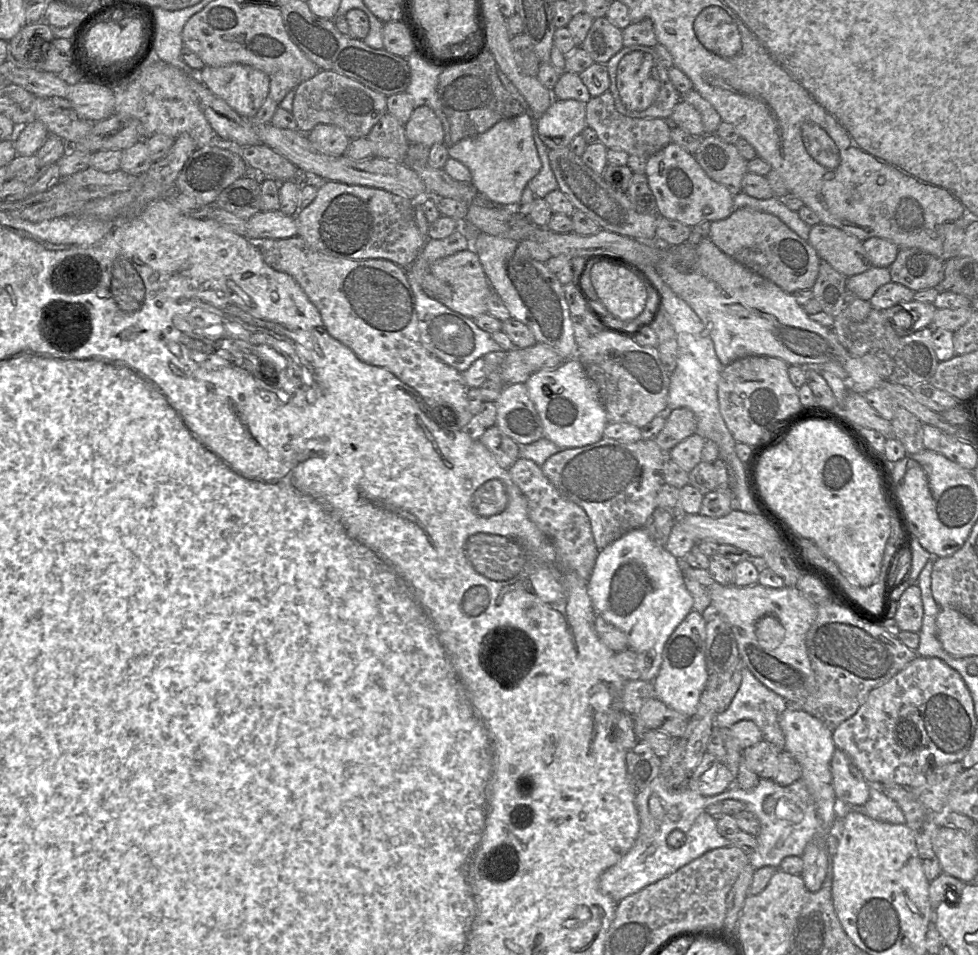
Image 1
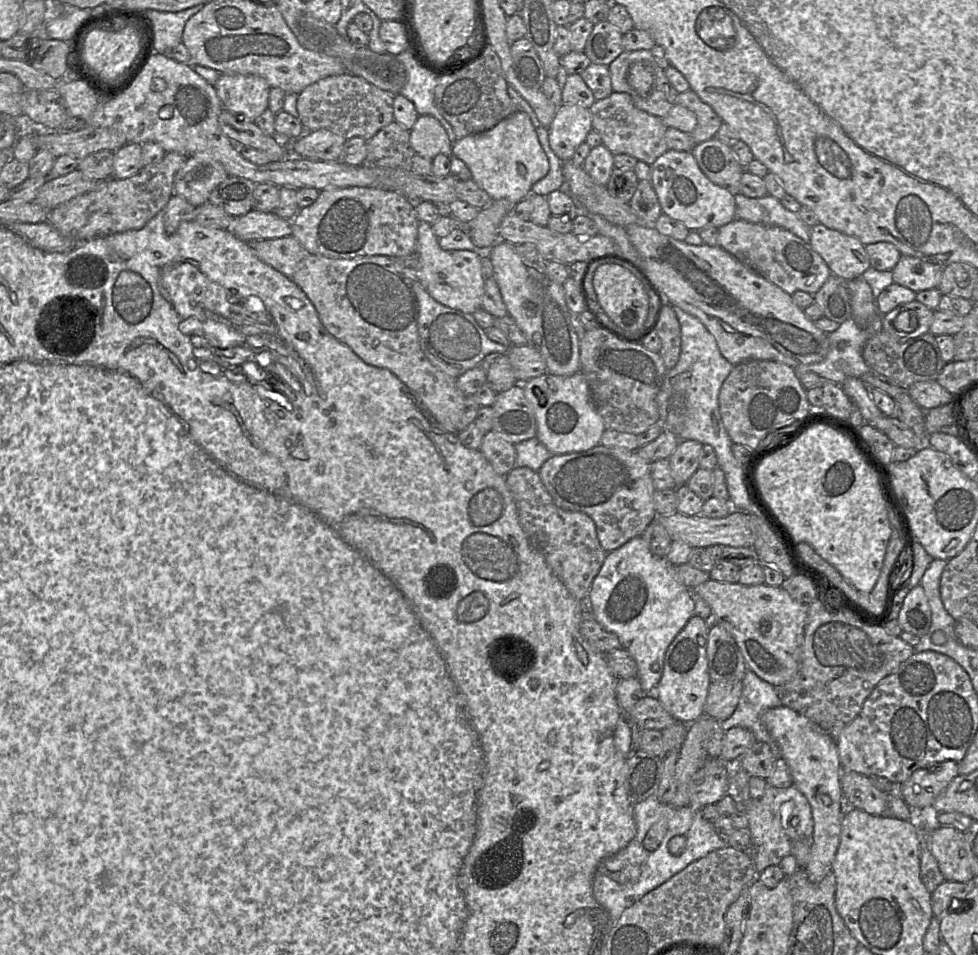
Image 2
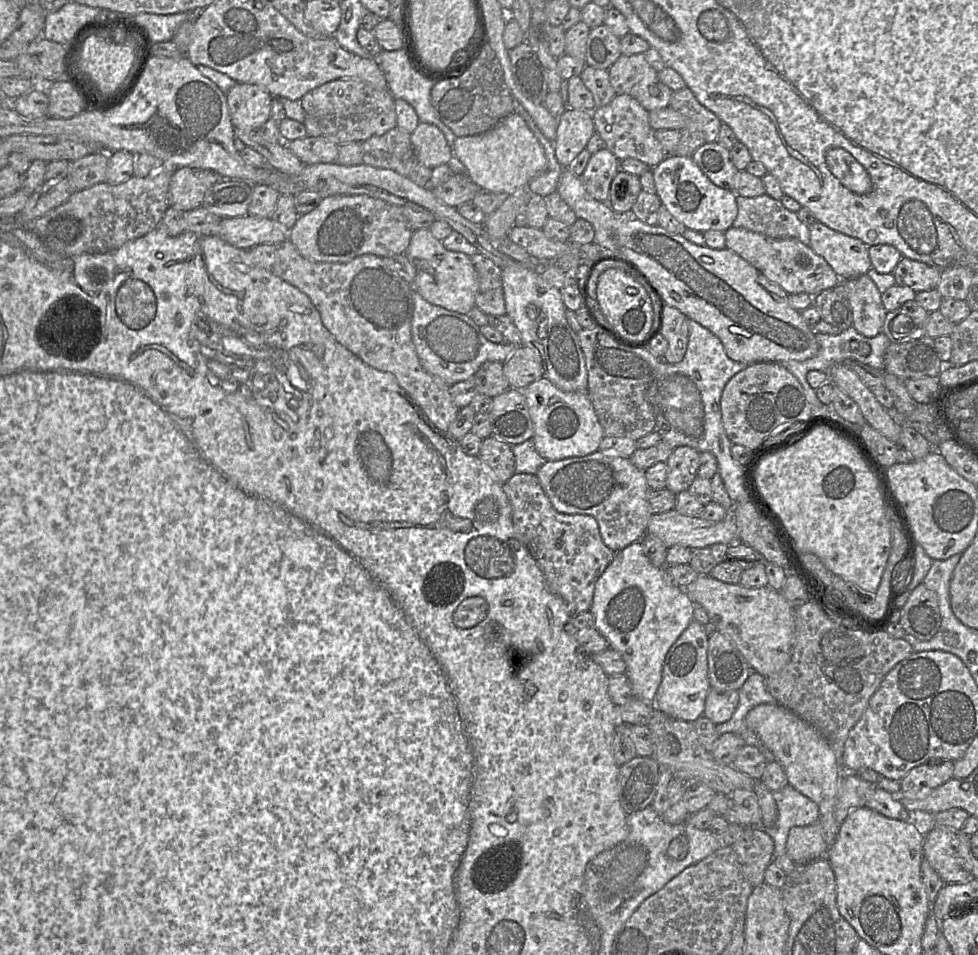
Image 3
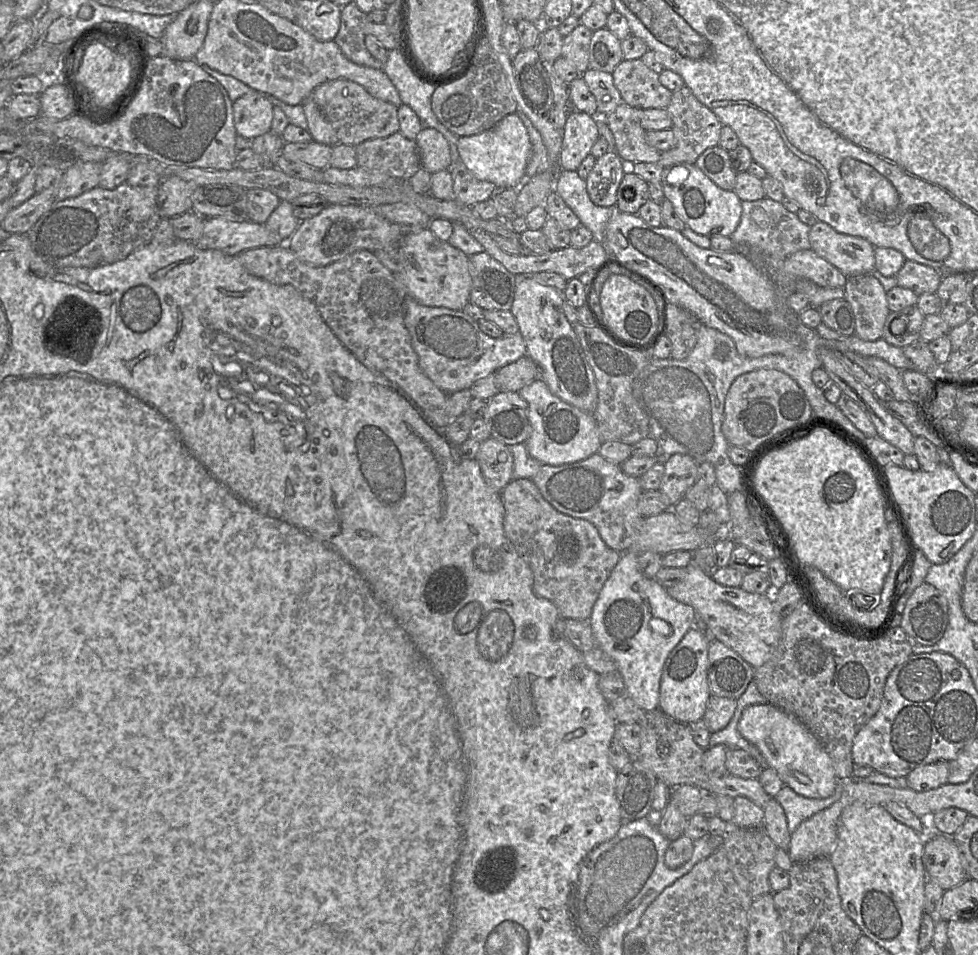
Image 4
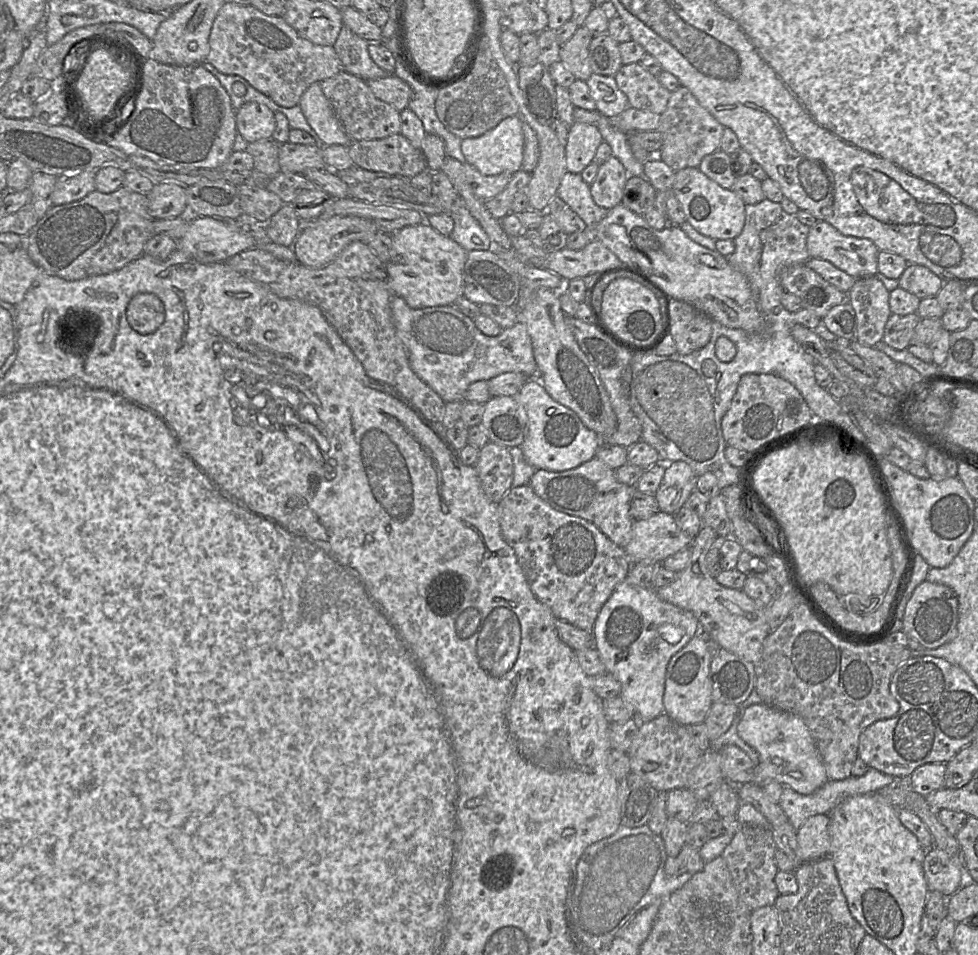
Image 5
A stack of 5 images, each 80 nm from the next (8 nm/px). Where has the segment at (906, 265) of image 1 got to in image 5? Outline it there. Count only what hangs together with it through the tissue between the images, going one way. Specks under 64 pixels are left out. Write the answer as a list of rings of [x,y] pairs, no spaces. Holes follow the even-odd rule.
[[[908,264],[898,280],[900,288],[916,295],[919,299],[936,297],[944,283],[943,279],[919,264]]]

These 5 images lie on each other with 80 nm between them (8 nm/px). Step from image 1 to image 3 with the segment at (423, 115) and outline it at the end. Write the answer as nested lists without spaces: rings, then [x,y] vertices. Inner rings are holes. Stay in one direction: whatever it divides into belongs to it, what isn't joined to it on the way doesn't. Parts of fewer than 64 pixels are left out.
[[[419,123],[410,139],[417,161],[430,169],[448,164],[452,158],[451,147],[435,125]]]

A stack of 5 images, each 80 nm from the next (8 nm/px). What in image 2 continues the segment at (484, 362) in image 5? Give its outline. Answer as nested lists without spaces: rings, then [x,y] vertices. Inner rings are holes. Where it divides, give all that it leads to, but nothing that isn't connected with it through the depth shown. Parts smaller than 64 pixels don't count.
[[[413,282],[413,288],[419,301],[419,343],[425,356],[435,367],[457,378],[467,370],[480,365],[487,355],[493,352],[507,353],[509,347],[492,341],[472,314],[439,303],[421,282]]]

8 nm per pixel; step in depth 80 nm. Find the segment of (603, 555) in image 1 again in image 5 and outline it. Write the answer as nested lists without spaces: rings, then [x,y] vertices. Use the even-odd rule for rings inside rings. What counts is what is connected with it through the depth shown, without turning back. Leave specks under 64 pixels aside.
[[[626,580],[619,584],[600,610],[592,631],[593,646],[605,665],[604,673],[612,674],[621,684],[620,697],[630,706],[636,719],[648,722],[664,713],[665,677],[670,659],[695,635],[698,619],[689,611],[659,598],[654,587],[640,587]]]

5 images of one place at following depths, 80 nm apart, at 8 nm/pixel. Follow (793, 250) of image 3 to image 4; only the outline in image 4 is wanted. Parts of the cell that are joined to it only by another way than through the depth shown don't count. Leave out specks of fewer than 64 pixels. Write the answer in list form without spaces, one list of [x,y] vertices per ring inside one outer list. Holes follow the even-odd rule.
[[[811,248],[797,251],[785,258],[782,269],[789,277],[808,279],[822,287],[844,288],[848,278]]]

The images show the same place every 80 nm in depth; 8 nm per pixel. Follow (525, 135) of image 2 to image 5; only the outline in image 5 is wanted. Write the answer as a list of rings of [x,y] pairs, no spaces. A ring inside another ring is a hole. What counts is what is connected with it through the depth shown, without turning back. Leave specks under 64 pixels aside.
[[[518,115],[503,119],[497,126],[478,137],[461,140],[461,151],[467,163],[483,175],[497,175],[502,172],[516,173],[522,168],[523,148],[524,136]]]

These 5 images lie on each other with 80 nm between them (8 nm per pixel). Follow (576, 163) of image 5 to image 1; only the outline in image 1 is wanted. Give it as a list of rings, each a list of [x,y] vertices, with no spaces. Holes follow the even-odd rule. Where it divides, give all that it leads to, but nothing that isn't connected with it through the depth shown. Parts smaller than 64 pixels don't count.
[[[554,100],[548,110],[537,119],[537,132],[549,149],[569,147],[573,138],[588,127],[586,123],[586,103],[569,100]]]

